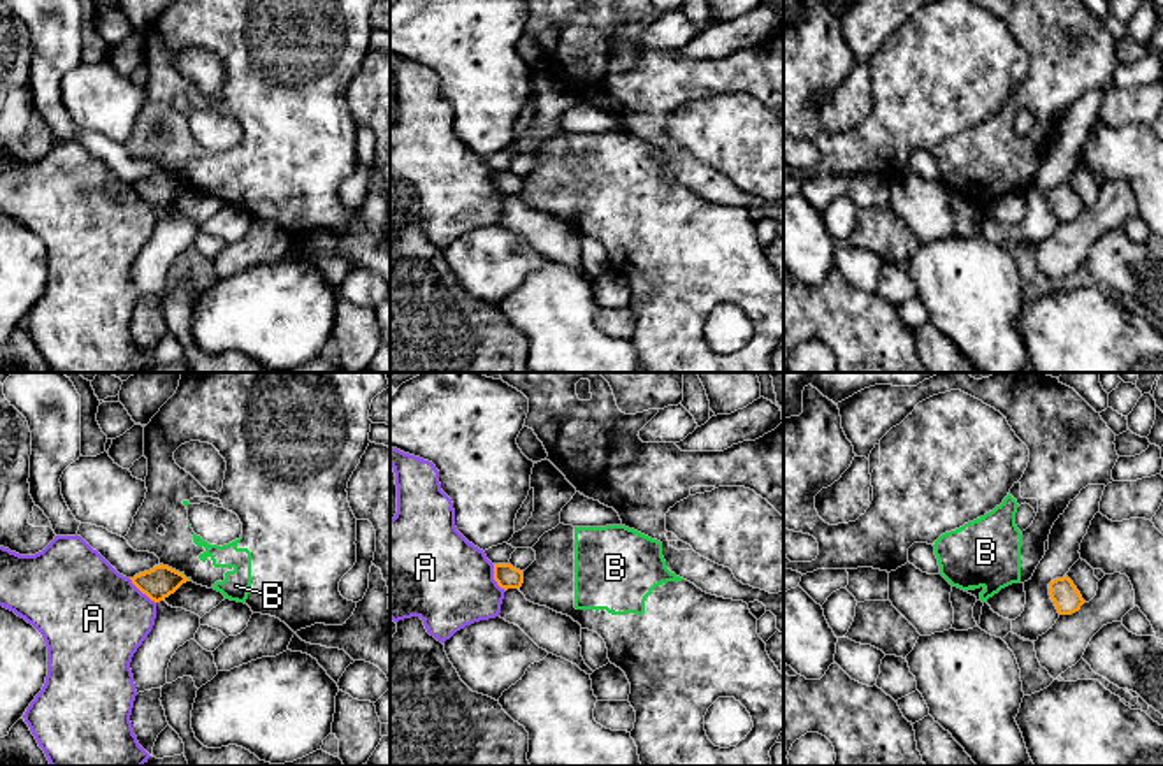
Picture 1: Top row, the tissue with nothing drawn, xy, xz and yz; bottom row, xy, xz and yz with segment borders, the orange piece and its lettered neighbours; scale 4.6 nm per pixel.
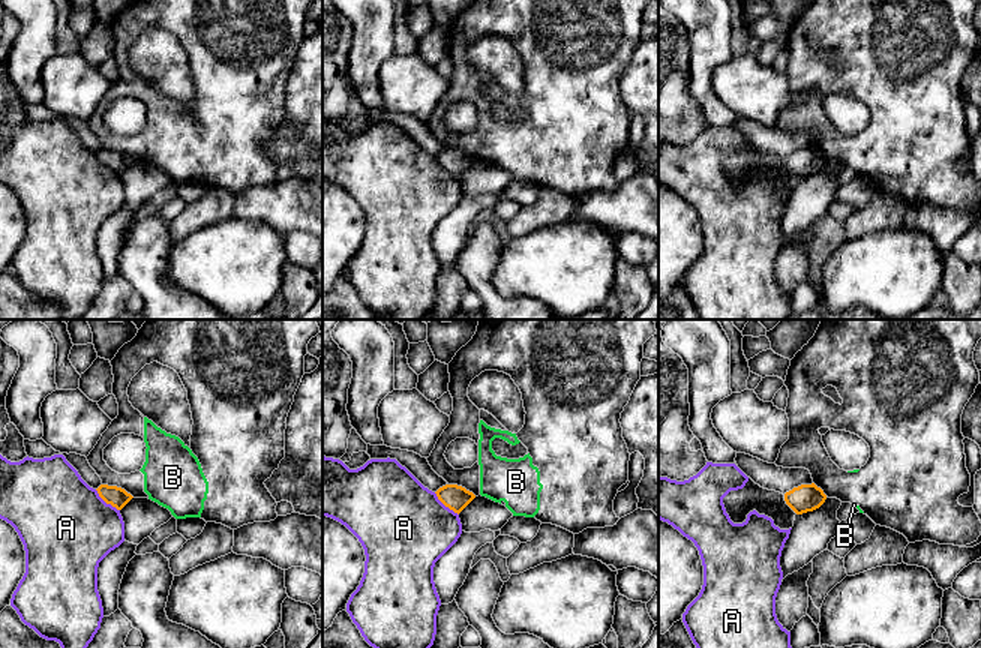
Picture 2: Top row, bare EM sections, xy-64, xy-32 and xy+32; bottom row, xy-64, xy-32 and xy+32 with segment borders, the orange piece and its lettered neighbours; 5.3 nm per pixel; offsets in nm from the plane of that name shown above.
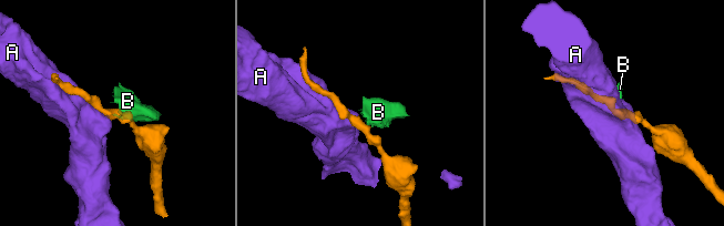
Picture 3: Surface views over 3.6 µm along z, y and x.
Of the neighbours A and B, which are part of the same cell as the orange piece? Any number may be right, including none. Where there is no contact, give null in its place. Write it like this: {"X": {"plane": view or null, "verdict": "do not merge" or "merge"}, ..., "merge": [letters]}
{"A": {"plane": "xy", "verdict": "do not merge"}, "B": {"plane": null, "verdict": "do not merge"}, "merge": []}

